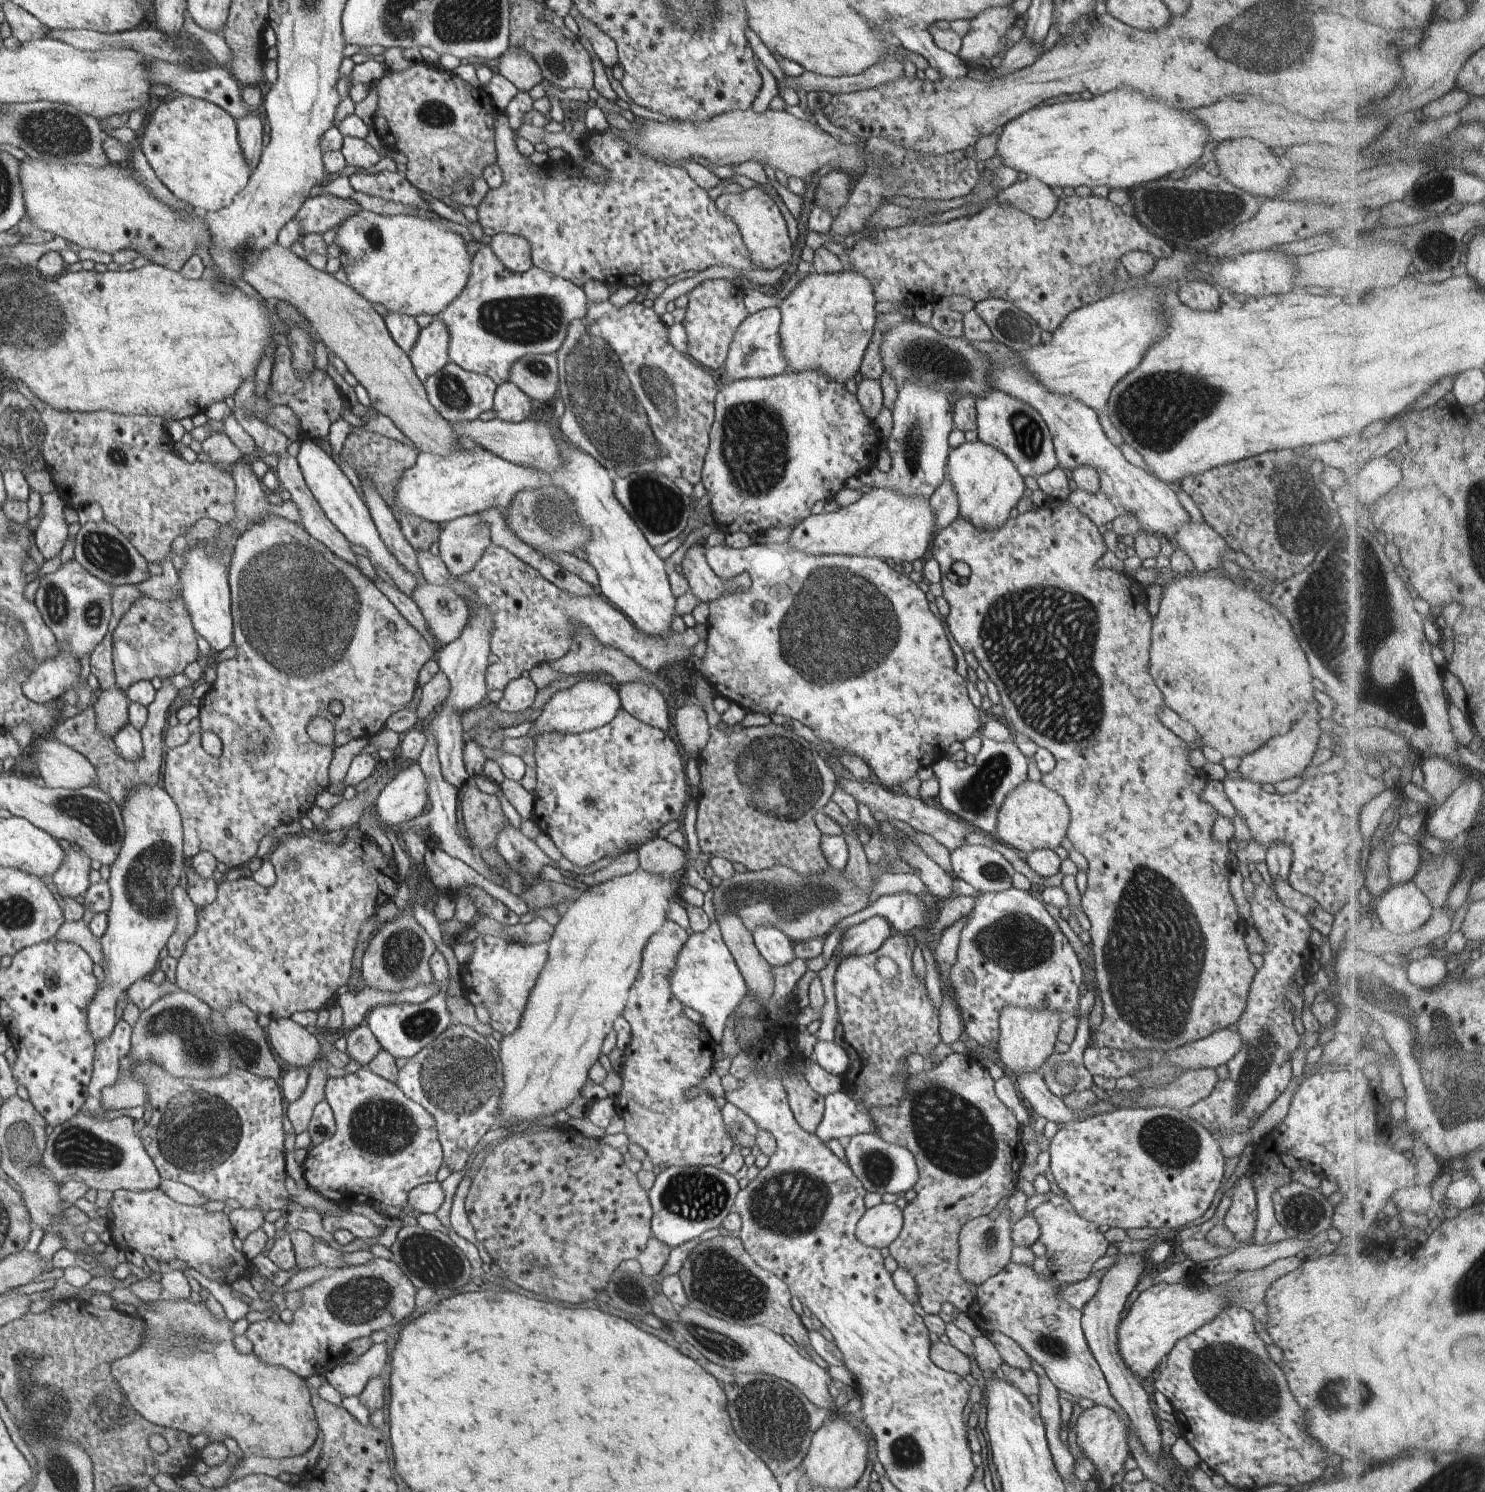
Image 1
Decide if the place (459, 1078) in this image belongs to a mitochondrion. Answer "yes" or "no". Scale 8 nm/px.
yes

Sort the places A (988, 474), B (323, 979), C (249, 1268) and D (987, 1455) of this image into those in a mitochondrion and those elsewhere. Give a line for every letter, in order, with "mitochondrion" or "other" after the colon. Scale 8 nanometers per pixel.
A: other
B: other
C: other
D: other

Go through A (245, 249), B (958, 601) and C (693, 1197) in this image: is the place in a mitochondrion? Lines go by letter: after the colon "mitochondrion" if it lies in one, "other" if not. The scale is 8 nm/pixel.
A: mitochondrion
B: other
C: mitochondrion

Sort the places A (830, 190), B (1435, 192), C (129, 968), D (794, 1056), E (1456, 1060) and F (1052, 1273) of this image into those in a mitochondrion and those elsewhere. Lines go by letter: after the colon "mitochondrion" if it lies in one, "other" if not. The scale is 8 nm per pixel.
A: mitochondrion
B: mitochondrion
C: other
D: other
E: mitochondrion
F: other

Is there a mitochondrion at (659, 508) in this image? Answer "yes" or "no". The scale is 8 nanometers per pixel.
yes

